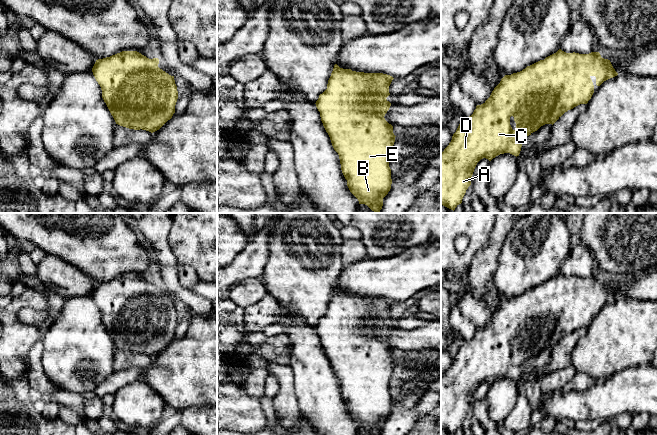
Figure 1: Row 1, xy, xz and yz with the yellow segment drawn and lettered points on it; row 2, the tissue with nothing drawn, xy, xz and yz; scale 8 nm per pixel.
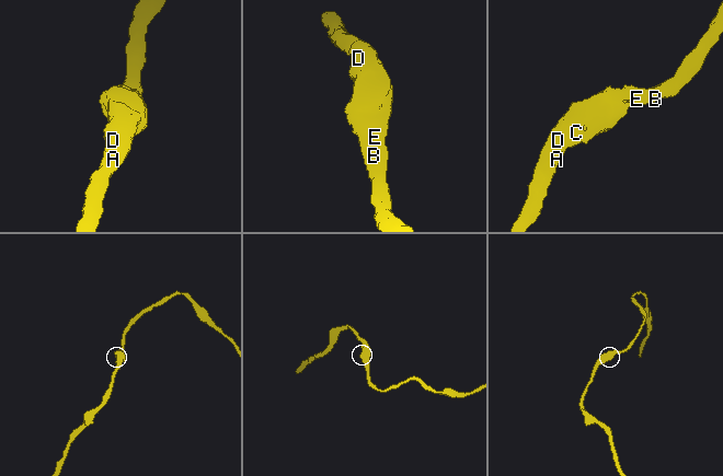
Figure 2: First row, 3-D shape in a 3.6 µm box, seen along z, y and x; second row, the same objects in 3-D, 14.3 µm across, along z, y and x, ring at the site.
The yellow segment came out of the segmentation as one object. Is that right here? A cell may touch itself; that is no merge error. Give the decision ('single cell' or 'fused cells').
single cell

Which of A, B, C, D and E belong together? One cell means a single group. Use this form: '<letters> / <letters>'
A B C D E

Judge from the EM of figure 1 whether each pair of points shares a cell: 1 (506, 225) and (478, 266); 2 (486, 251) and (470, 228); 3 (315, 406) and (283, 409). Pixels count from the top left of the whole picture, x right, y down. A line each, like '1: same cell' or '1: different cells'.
1: same cell
2: different cells
3: different cells

